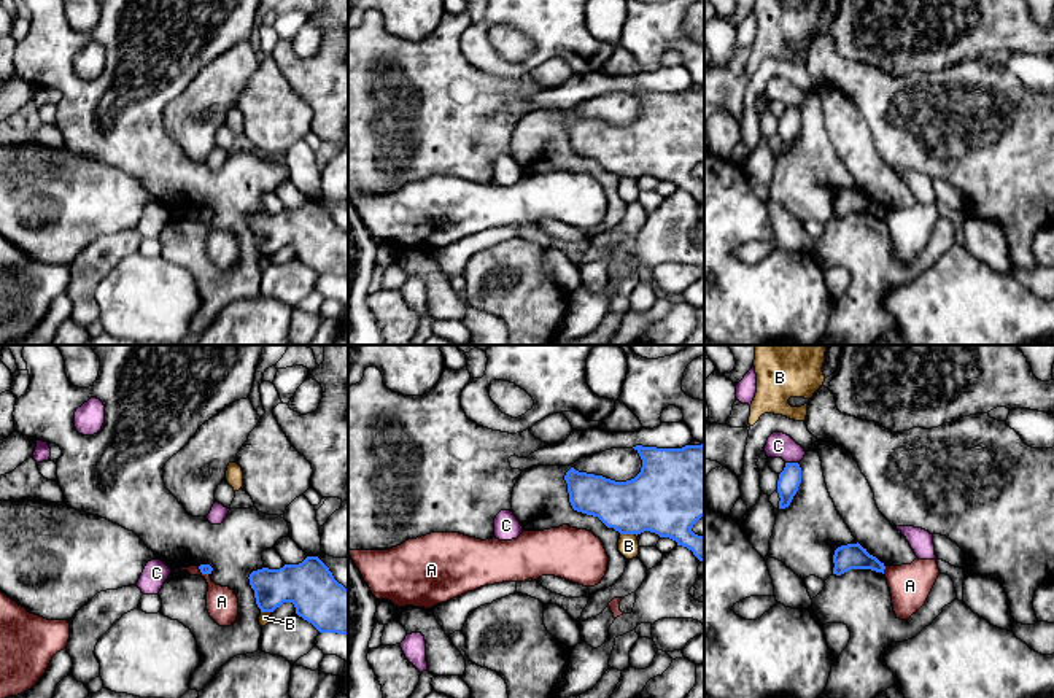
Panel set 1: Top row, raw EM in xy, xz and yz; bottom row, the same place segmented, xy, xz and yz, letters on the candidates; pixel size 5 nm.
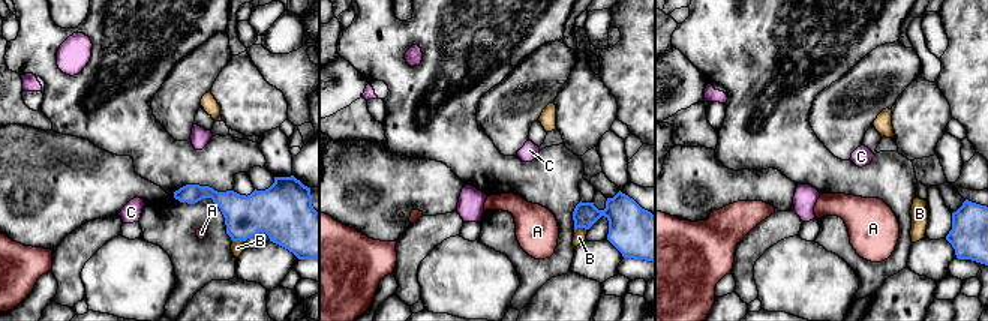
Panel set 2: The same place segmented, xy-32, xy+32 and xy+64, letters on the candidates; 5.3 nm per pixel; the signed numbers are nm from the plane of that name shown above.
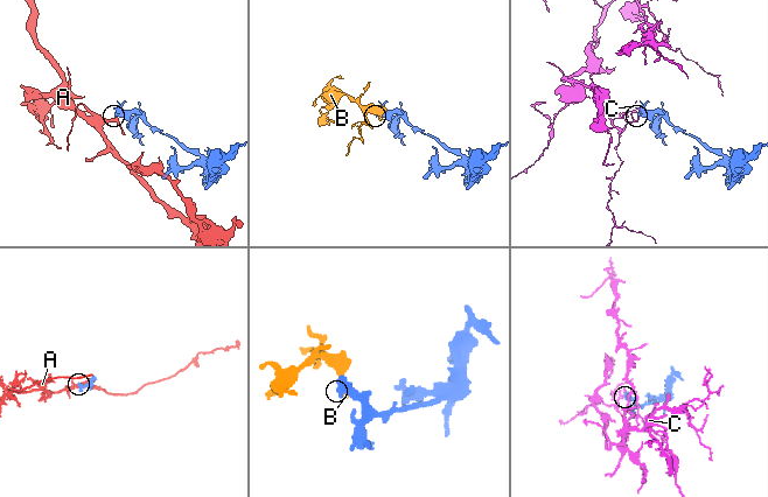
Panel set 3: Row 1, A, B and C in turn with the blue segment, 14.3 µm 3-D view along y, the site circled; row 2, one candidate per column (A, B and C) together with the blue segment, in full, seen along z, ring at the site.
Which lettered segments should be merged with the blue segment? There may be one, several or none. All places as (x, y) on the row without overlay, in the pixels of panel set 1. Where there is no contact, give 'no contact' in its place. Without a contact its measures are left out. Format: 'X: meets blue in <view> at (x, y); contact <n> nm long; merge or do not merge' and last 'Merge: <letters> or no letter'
A: meets blue in yz at (884, 212); contact 40 nm long; do not merge
B: meets blue in xz at (628, 177); contact 90 nm long; do not merge
C: meets blue in yz at (792, 107); contact 70 nm long; do not merge
Merge: no letter

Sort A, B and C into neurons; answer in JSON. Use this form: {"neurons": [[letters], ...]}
{"neurons": [["A"], ["B"], ["C"]]}

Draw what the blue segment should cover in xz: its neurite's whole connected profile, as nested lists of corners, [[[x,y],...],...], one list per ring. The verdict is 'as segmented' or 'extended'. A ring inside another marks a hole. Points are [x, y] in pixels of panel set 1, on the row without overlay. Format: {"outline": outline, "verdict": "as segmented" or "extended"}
{"outline": [[[704,87],[633,92],[642,111],[626,126],[571,111],[564,124],[572,153],[598,161],[620,178],[650,175],[669,181],[704,205],[704,180],[692,175],[704,161]]], "verdict": "as segmented"}

